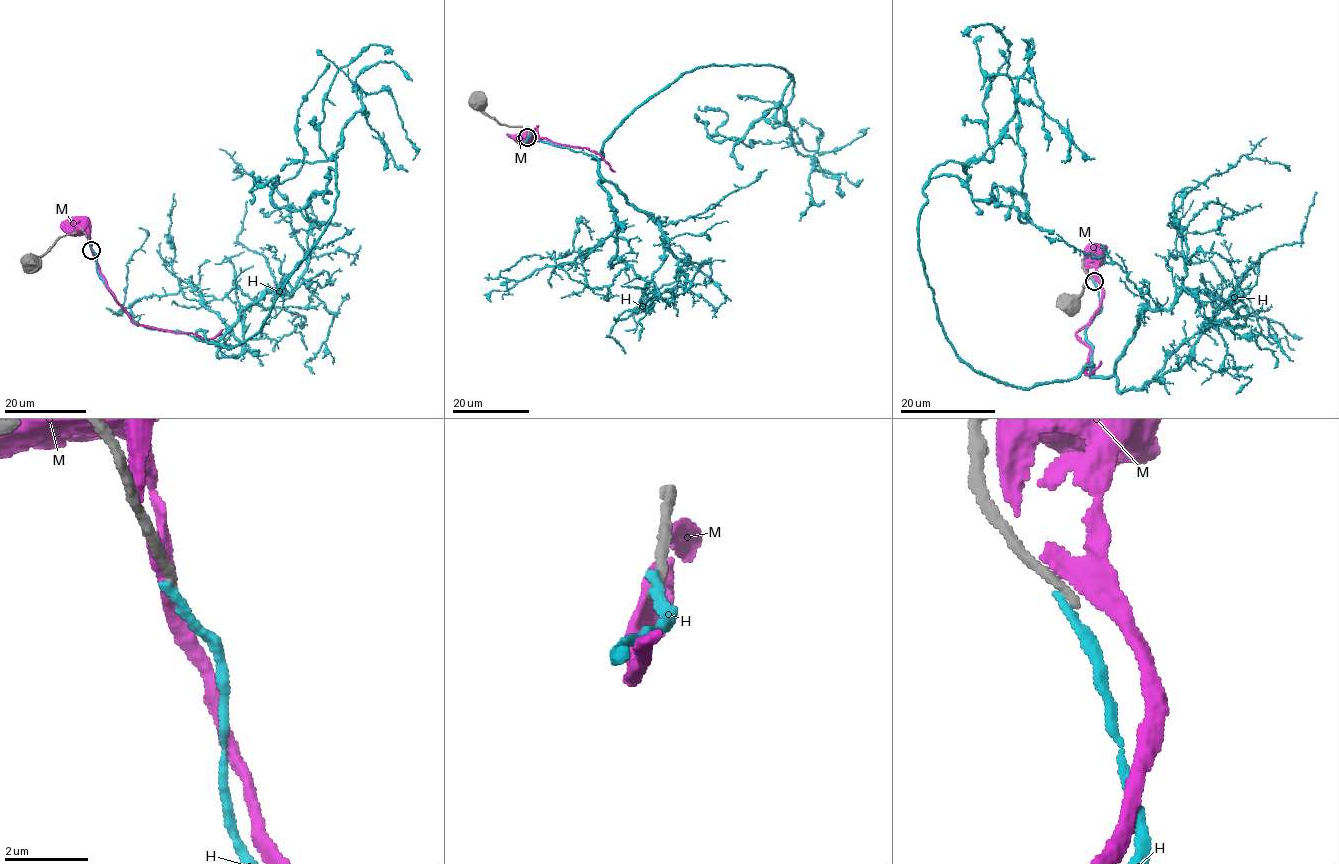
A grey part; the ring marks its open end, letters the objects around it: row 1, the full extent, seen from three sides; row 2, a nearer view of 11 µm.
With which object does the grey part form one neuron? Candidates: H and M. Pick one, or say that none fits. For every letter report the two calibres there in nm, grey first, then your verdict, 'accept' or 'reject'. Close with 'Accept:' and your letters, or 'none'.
H: 240/240 nm | reject
M: 300/360 nm | reject
Accept: none

